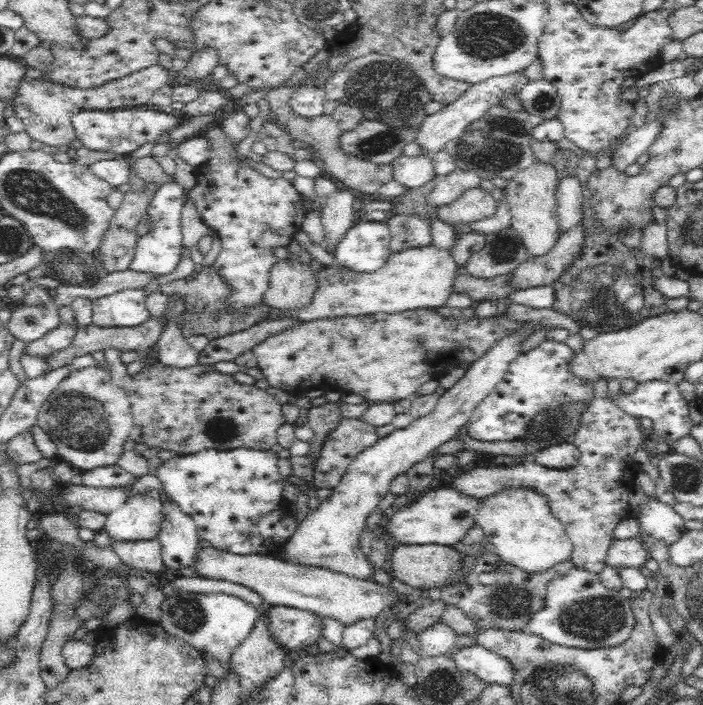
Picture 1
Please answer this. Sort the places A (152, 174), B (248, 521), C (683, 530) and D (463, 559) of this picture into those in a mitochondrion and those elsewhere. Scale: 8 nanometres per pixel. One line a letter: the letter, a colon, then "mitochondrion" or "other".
A: other
B: other
C: other
D: other

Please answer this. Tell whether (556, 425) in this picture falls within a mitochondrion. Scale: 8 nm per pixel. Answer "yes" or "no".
yes

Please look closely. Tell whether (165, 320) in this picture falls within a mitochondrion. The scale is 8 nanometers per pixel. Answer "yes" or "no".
no

